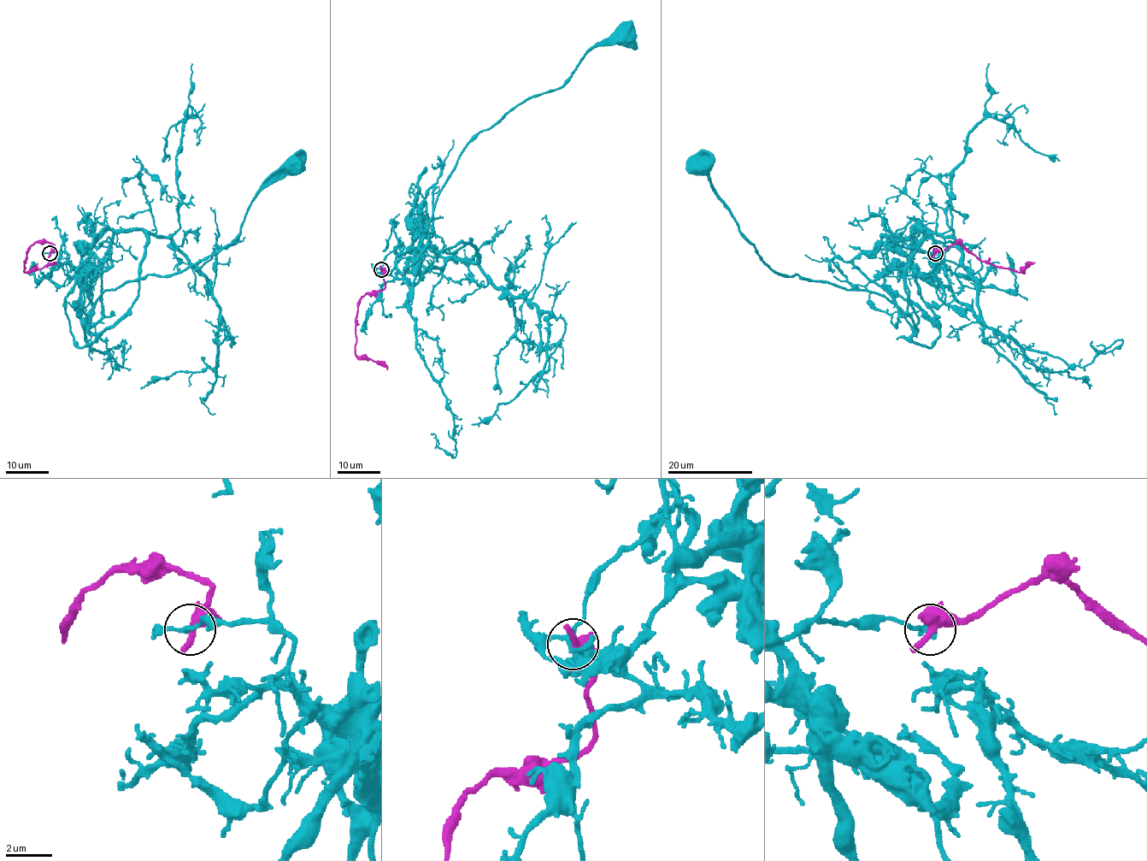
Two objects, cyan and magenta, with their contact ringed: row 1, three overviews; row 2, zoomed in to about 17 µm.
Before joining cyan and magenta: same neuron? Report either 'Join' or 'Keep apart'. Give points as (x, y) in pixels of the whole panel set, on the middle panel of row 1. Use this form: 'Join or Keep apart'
Keep apart

